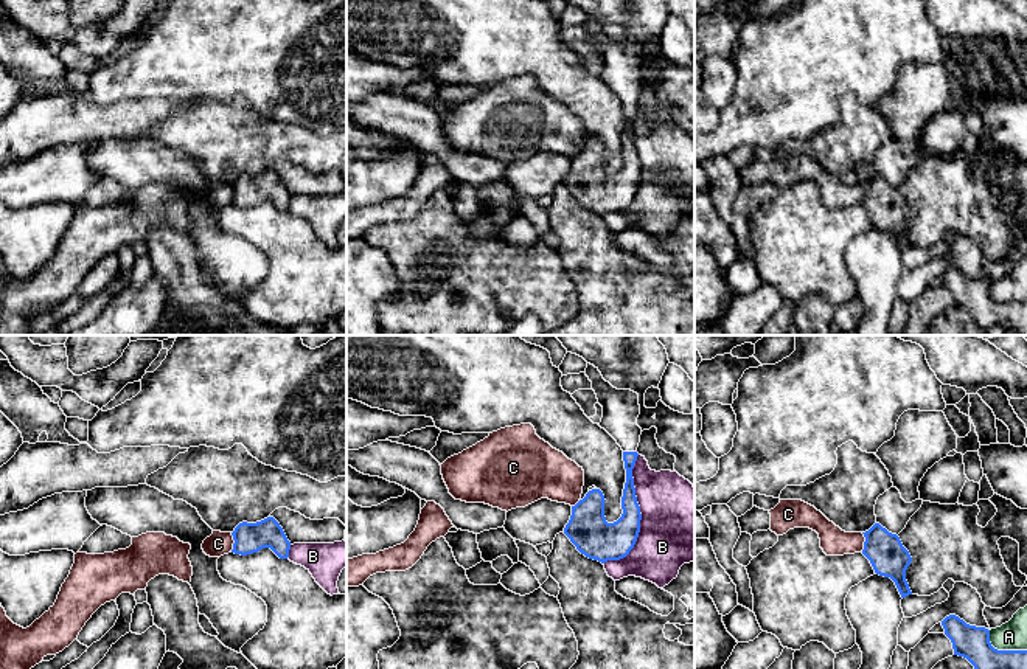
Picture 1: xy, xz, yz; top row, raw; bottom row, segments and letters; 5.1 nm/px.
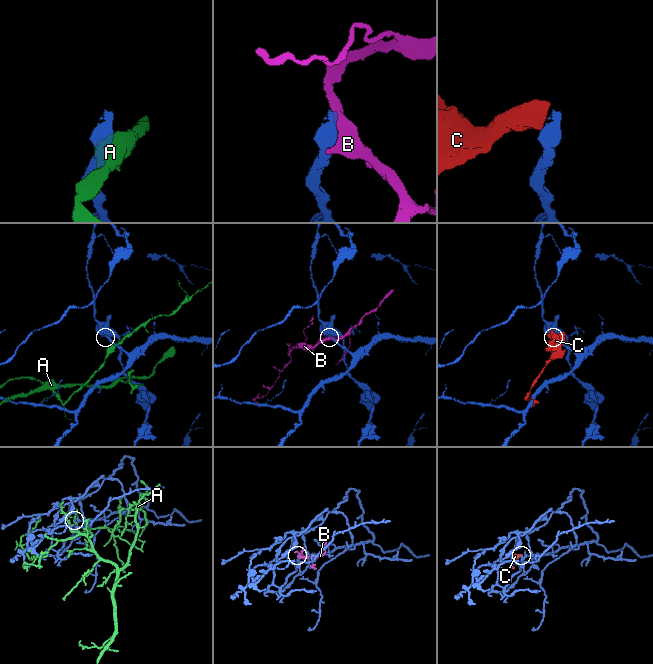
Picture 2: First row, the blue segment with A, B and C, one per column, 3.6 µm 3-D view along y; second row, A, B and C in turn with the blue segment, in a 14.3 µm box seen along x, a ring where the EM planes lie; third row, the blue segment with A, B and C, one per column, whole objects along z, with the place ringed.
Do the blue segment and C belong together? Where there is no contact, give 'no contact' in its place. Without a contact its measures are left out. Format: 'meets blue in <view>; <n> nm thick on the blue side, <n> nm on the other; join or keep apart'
meets blue in xy; 160 nm thick on the blue side, 120 nm on the other; keep apart

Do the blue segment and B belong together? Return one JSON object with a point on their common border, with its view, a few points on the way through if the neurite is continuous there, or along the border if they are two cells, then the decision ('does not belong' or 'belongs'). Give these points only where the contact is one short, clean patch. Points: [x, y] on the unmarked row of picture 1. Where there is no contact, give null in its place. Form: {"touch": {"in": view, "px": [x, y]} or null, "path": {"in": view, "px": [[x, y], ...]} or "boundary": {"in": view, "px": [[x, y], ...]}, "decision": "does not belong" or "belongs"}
{"touch": {"in": "xz", "px": [640, 169]}, "decision": "does not belong"}

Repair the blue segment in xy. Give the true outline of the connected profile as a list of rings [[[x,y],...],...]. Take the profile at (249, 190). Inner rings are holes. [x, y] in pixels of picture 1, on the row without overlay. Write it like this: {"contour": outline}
{"contour": [[[267,169],[256,175],[239,175],[233,188],[232,205],[247,208],[263,200],[270,200],[280,211],[289,210],[291,194],[283,180],[273,169]]]}

